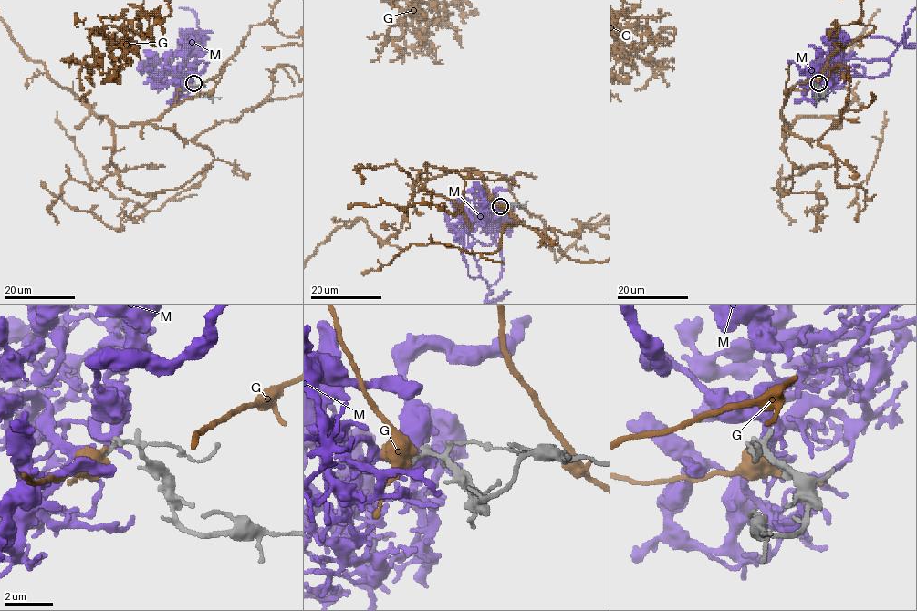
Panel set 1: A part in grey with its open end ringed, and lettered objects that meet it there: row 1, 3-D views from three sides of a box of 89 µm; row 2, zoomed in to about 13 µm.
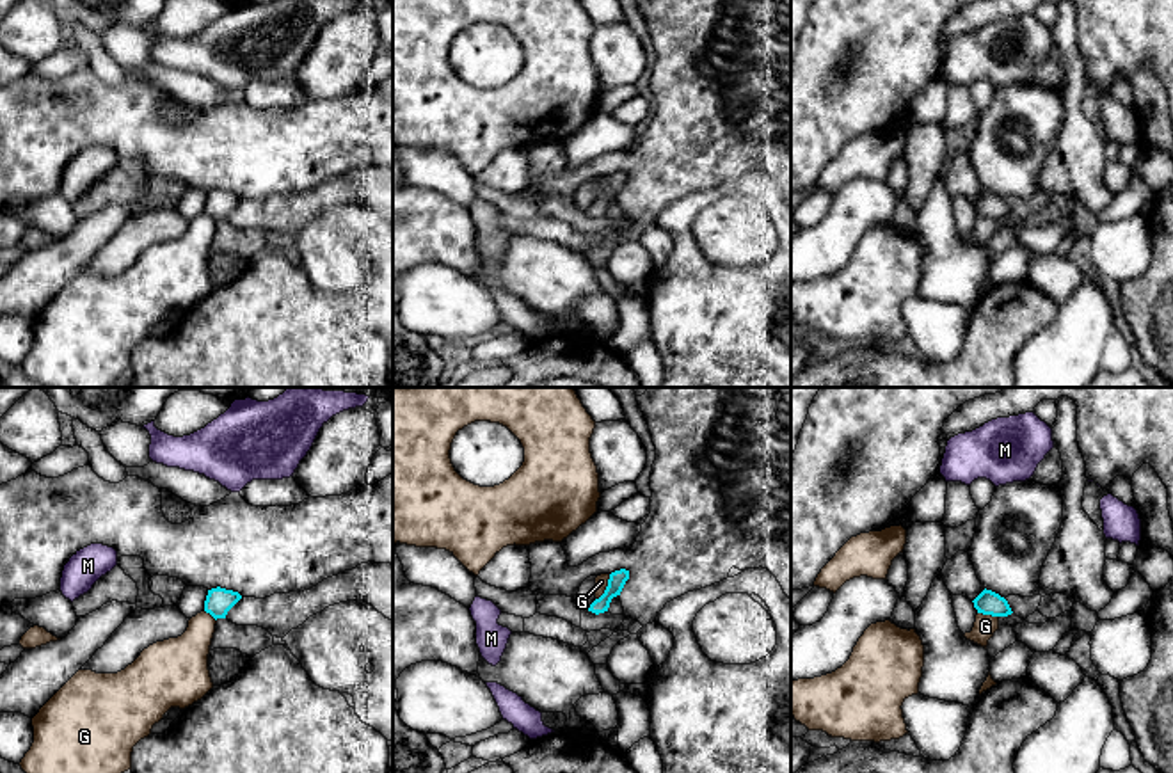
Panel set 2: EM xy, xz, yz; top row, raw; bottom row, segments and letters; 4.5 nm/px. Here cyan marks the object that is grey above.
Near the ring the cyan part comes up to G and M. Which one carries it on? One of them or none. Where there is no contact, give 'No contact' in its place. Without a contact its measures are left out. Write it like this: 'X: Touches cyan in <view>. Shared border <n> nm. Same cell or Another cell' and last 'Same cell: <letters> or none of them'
G: Touches cyan in xz. Shared border 140 nm. Another cell
M: No contact. Another cell
Same cell: none of them

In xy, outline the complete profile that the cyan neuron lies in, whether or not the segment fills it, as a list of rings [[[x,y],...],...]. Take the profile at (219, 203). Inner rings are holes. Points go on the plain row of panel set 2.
[[[211,190],[208,192],[204,203],[204,213],[210,215],[215,222],[226,220],[227,213],[242,201],[238,194],[226,190]]]

